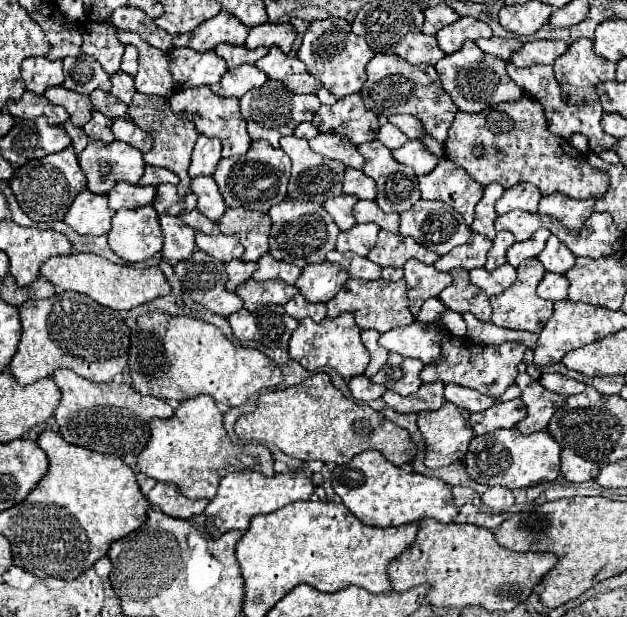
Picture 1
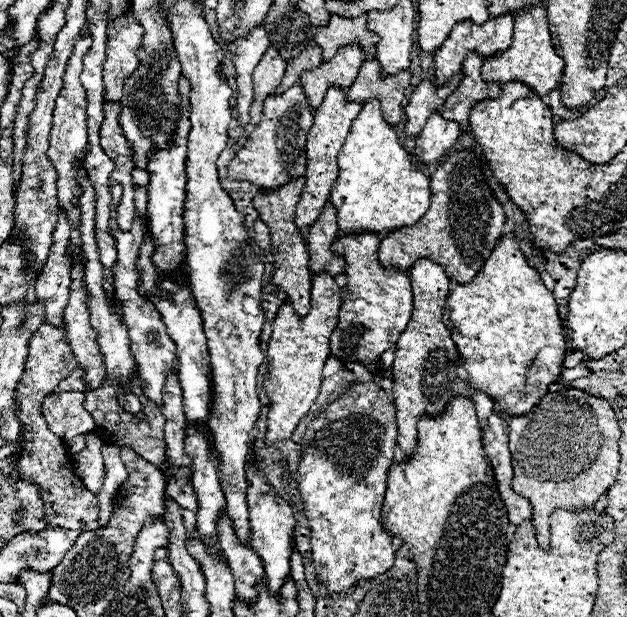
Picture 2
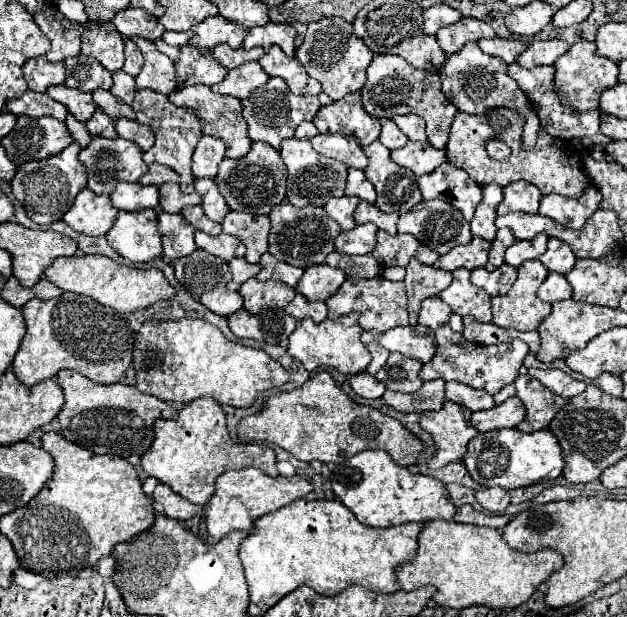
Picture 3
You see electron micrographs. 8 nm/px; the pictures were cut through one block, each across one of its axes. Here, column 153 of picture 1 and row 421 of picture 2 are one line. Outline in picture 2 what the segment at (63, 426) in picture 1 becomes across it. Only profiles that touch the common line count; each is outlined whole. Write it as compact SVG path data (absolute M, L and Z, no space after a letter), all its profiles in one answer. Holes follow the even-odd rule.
M418 260L410 268L412 286L412 318L400 336L394 352L394 378L392 378L392 400L396 404L396 426L398 426L398 446L404 458L412 458L416 448L416 424L424 414L440 416L452 400L452 384L456 380L456 368L460 364L460 352L450 336L450 330L442 322L450 280L440 264L432 260Z

